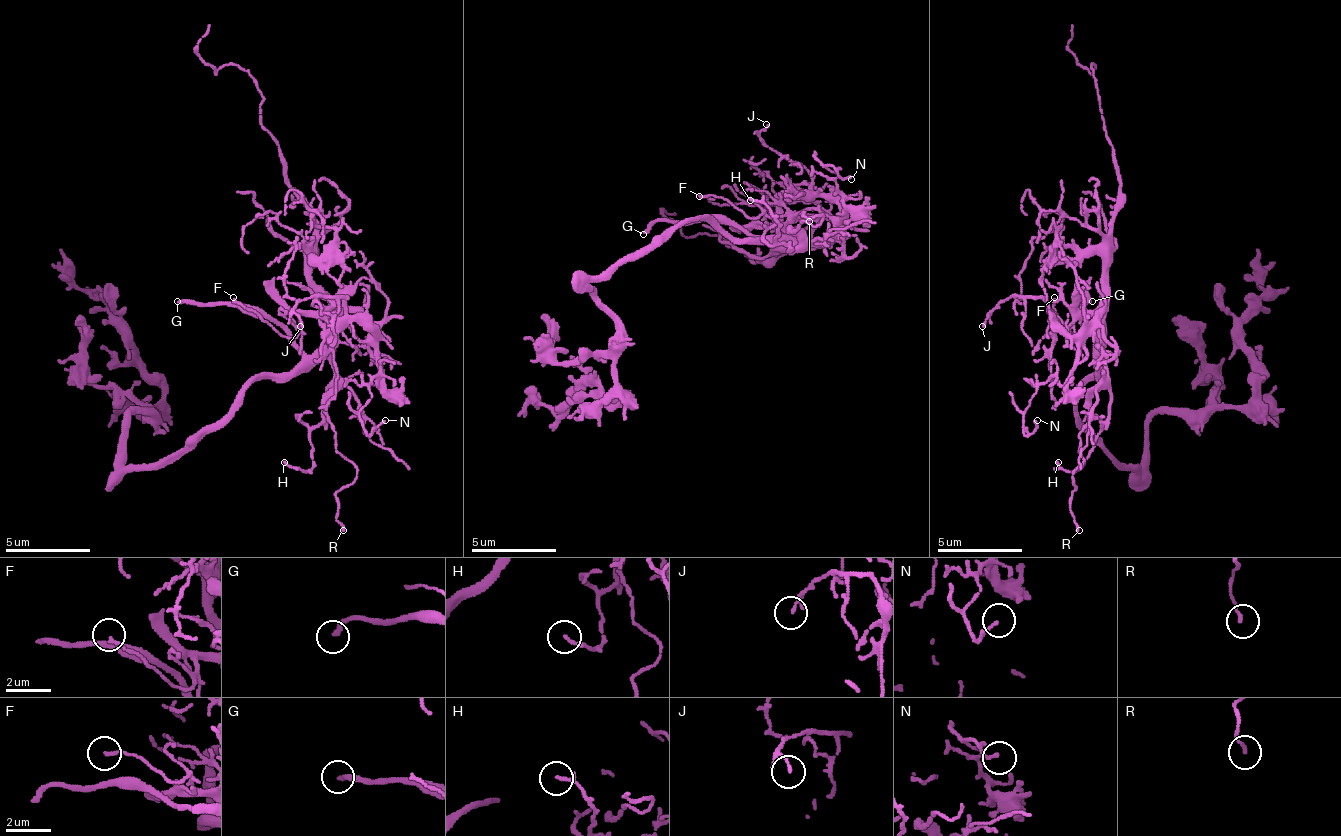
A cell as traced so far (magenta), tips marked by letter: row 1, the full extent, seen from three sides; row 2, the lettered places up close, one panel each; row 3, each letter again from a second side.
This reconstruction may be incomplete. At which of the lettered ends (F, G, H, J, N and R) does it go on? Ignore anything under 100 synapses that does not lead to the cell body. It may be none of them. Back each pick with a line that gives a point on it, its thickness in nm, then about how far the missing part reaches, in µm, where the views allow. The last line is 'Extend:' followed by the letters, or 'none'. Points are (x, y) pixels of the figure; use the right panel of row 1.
G: place (1092, 301); calibre 200 nm; missing 70 µm
Extend: G

